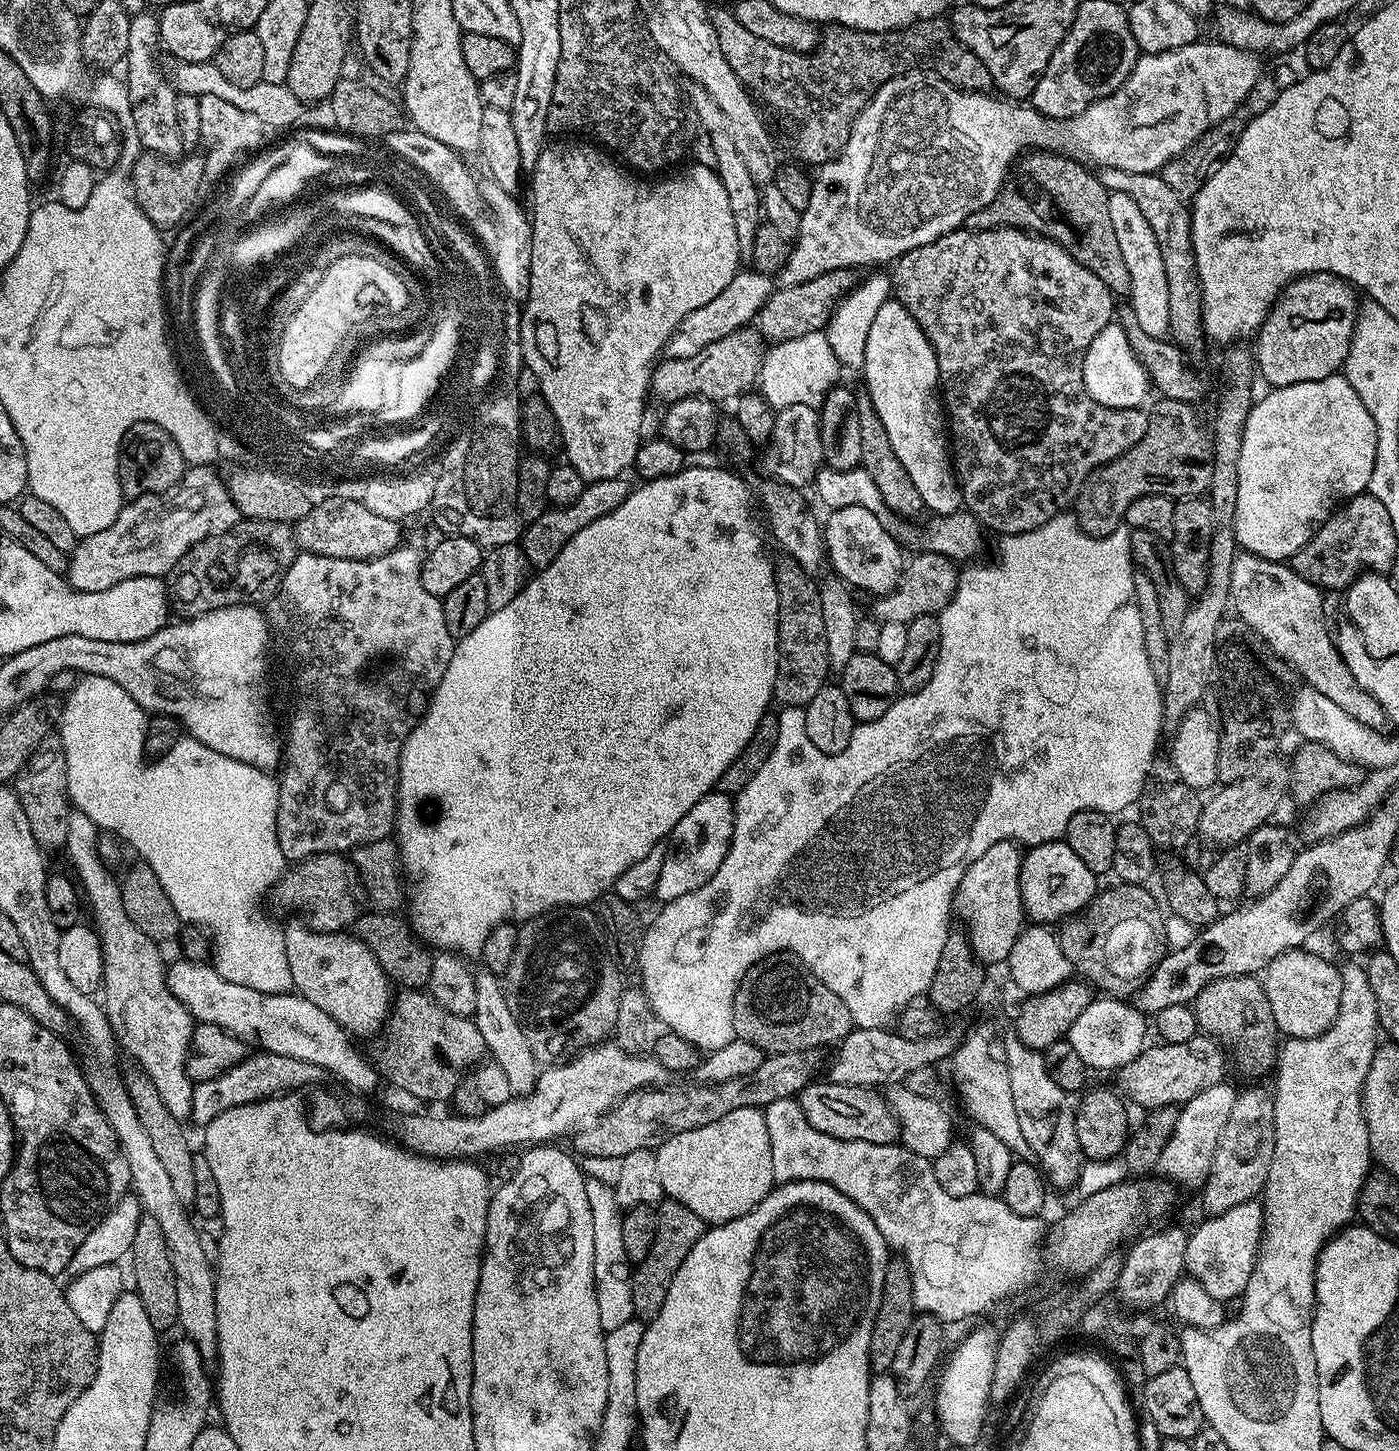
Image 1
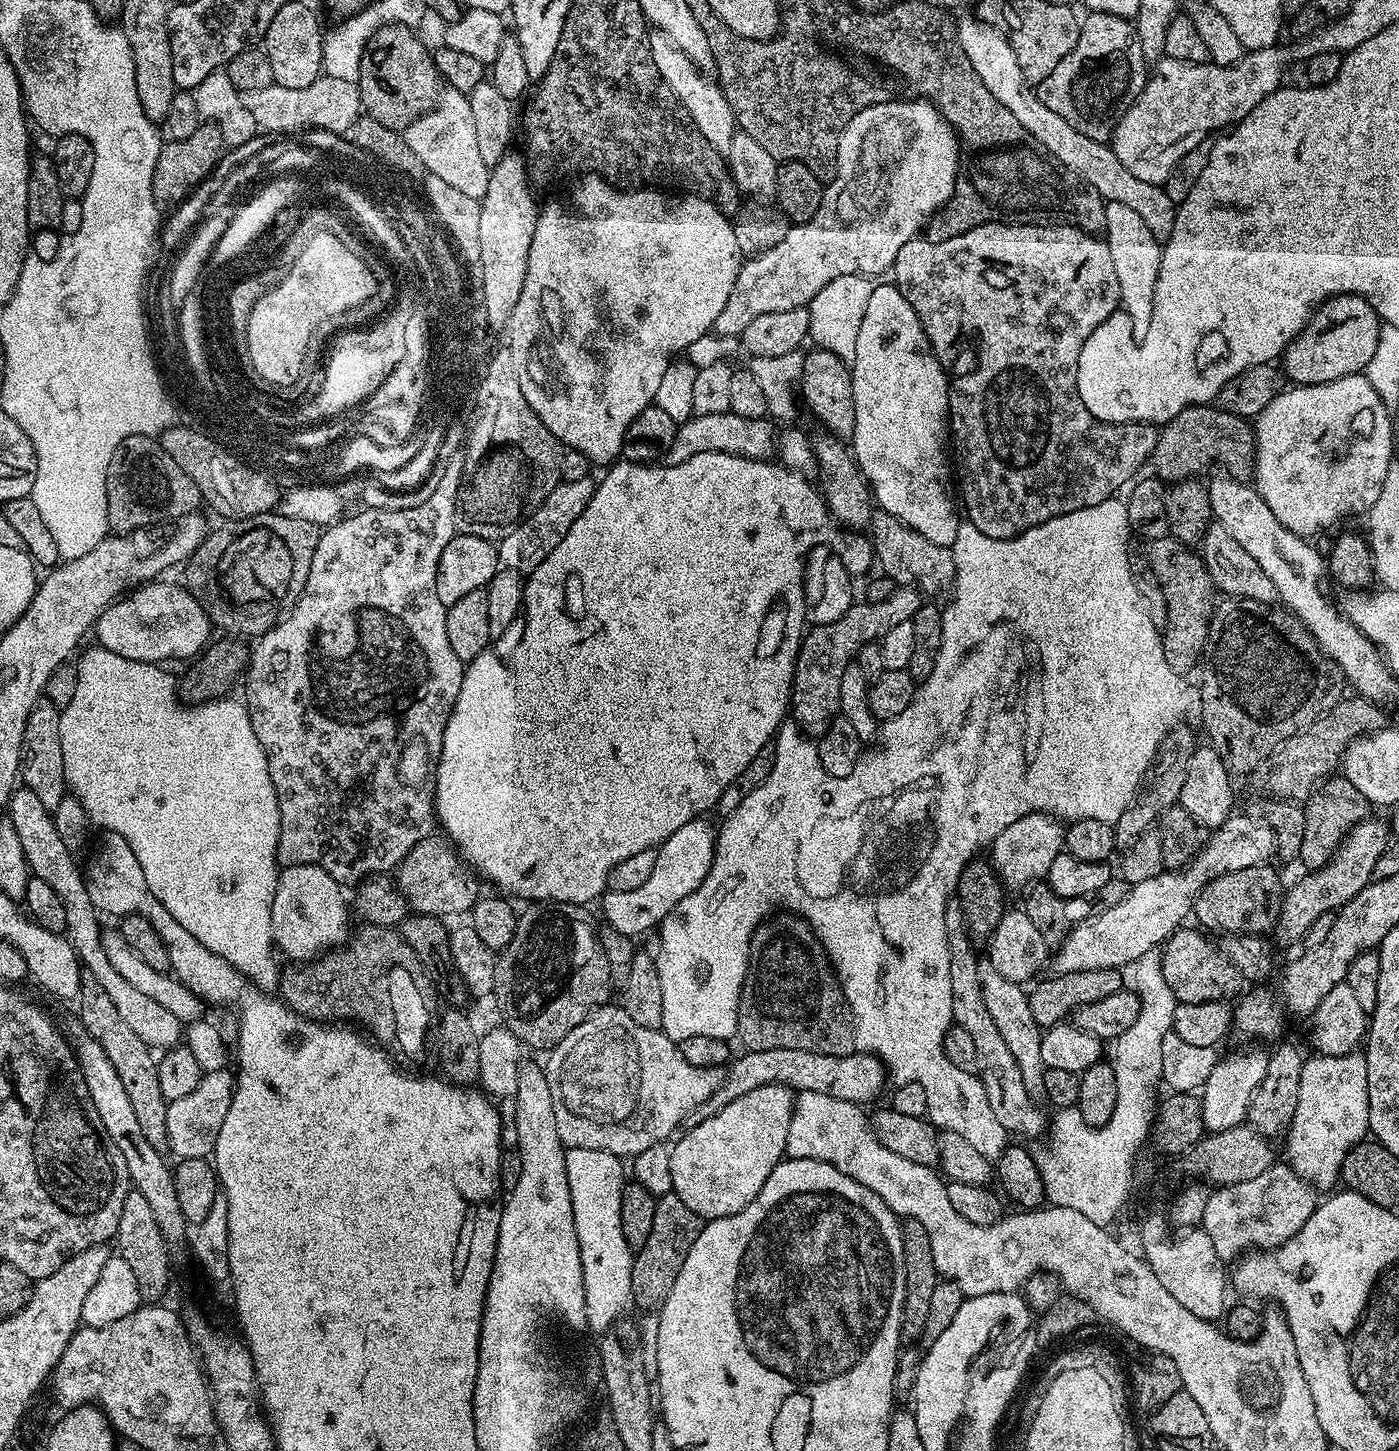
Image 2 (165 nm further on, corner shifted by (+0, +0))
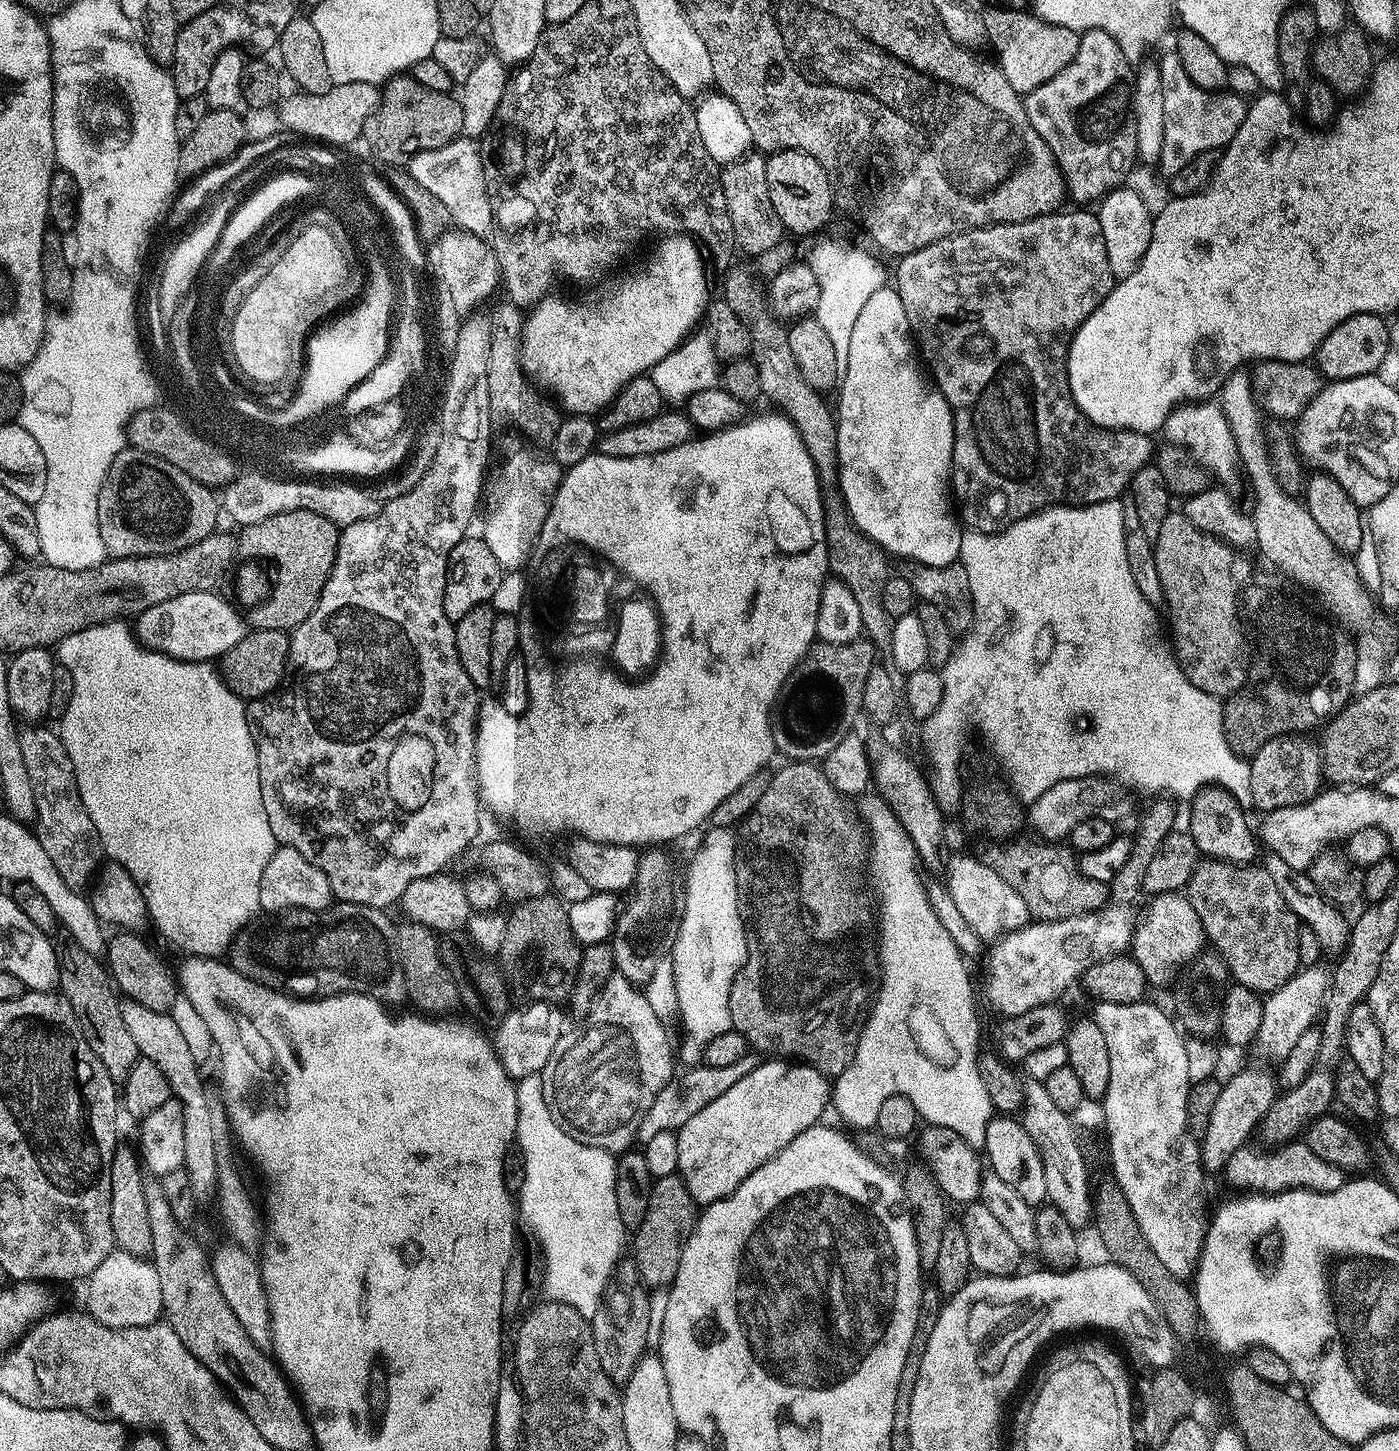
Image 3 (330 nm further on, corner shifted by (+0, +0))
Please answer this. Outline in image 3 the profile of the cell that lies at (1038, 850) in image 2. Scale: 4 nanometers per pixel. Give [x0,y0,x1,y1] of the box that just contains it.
[1026,776,1128,842]

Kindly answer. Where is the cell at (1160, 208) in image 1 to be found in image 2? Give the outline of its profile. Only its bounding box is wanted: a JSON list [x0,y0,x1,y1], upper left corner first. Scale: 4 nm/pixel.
[955,14,1177,242]

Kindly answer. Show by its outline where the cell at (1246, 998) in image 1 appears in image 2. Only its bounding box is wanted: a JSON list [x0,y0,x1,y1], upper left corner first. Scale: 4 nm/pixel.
[1162,927,1242,1004]

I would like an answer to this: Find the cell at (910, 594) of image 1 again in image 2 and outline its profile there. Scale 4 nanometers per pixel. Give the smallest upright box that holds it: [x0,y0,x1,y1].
[790,586,924,728]

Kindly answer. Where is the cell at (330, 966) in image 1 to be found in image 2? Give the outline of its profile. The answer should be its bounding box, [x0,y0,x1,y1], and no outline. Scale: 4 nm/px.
[272,864,350,962]

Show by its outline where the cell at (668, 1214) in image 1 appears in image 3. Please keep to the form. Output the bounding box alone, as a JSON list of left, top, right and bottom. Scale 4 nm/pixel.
[630,1174,697,1290]

